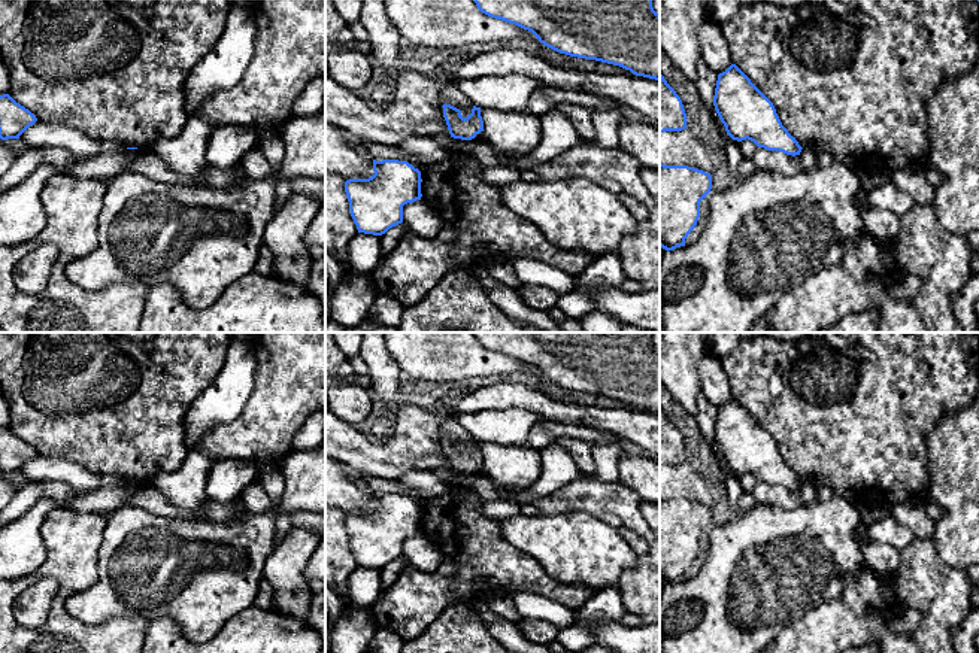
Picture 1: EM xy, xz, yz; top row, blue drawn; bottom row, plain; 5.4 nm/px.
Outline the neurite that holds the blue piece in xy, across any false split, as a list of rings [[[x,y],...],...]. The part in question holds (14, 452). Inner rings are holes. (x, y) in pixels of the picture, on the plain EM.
[[[9,428],[0,429],[0,473],[19,473],[37,455],[28,443],[16,437]]]

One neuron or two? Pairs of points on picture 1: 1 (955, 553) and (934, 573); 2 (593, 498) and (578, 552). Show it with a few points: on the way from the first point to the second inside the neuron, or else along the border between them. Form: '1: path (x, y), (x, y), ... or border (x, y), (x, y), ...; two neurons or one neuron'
1: border (930, 541), (936, 553), (946, 564), (963, 570); two neurons
2: border (552, 513), (588, 512), (617, 528); two neurons

